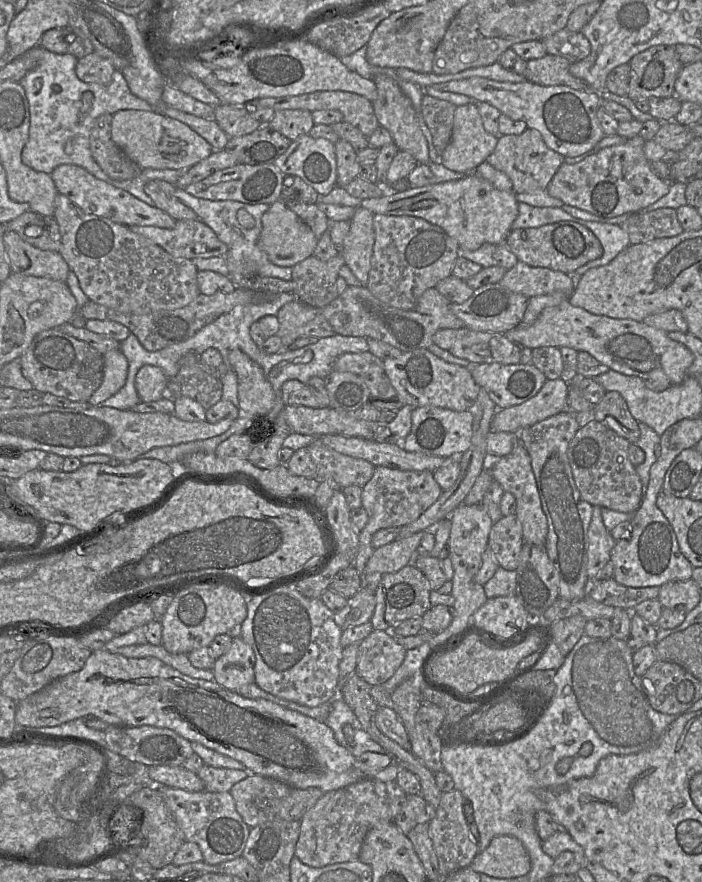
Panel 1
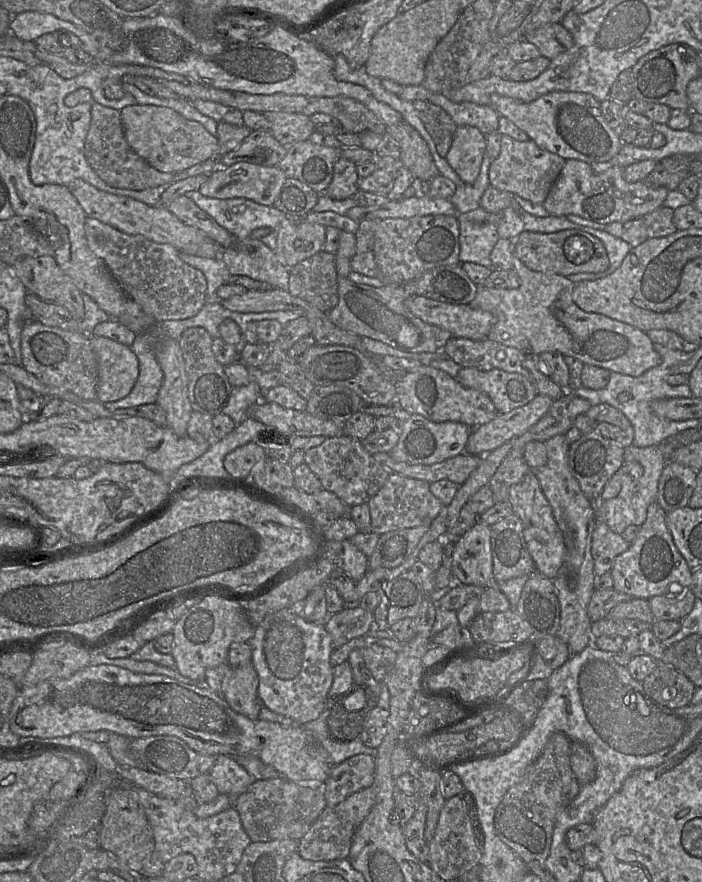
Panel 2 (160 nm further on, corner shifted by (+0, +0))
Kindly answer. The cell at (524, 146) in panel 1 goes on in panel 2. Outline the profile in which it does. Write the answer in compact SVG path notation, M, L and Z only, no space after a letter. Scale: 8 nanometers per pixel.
M502 135L500 145L500 153L491 161L489 168L490 186L516 194L532 203L543 204L566 160L555 153L541 149L531 139L520 142L508 135Z

